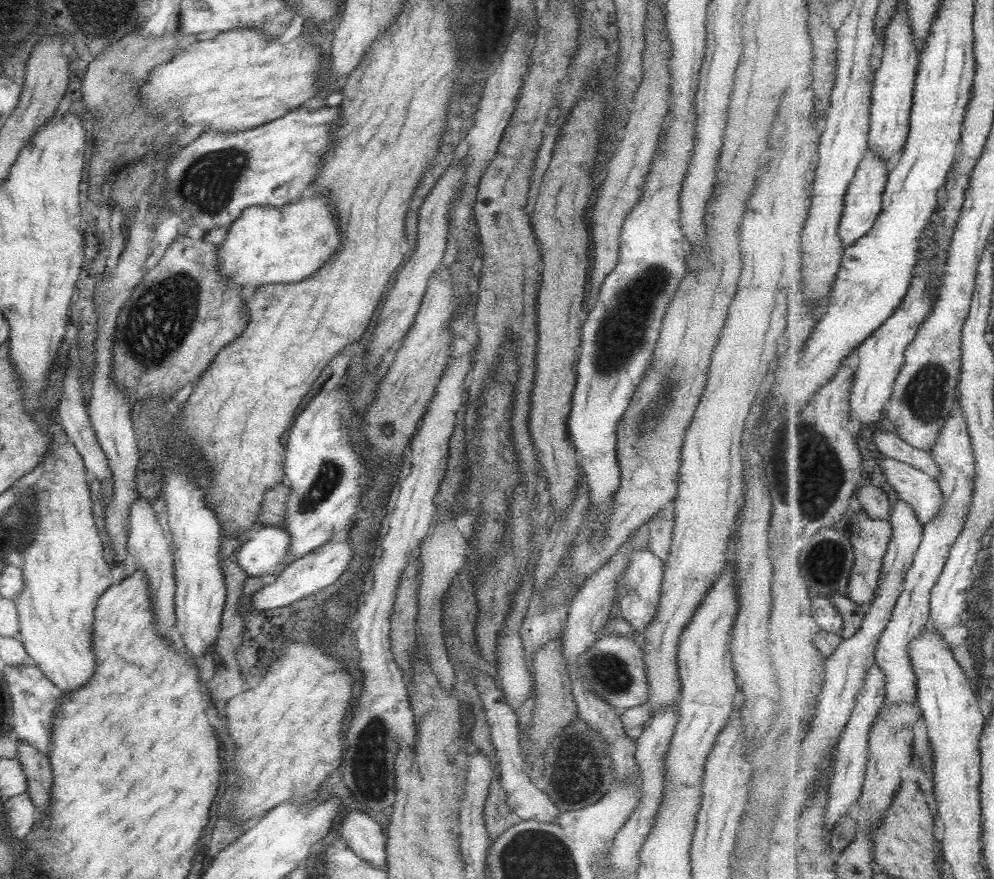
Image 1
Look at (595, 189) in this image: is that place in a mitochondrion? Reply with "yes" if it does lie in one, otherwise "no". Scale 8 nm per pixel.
no

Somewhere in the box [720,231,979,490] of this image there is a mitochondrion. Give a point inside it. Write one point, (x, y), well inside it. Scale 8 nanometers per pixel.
(926, 395)

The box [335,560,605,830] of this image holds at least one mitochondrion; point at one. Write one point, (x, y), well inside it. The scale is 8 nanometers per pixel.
(371, 772)

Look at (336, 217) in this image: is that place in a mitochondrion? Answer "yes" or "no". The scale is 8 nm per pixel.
no

